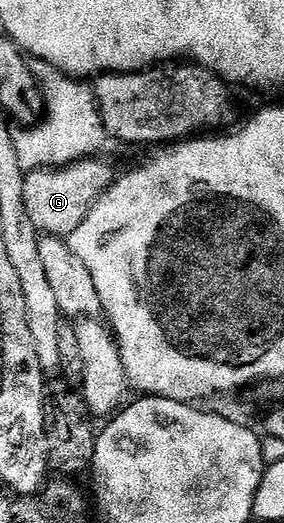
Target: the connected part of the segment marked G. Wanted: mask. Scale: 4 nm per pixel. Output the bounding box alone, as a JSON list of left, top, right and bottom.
[23,159,115,239]

